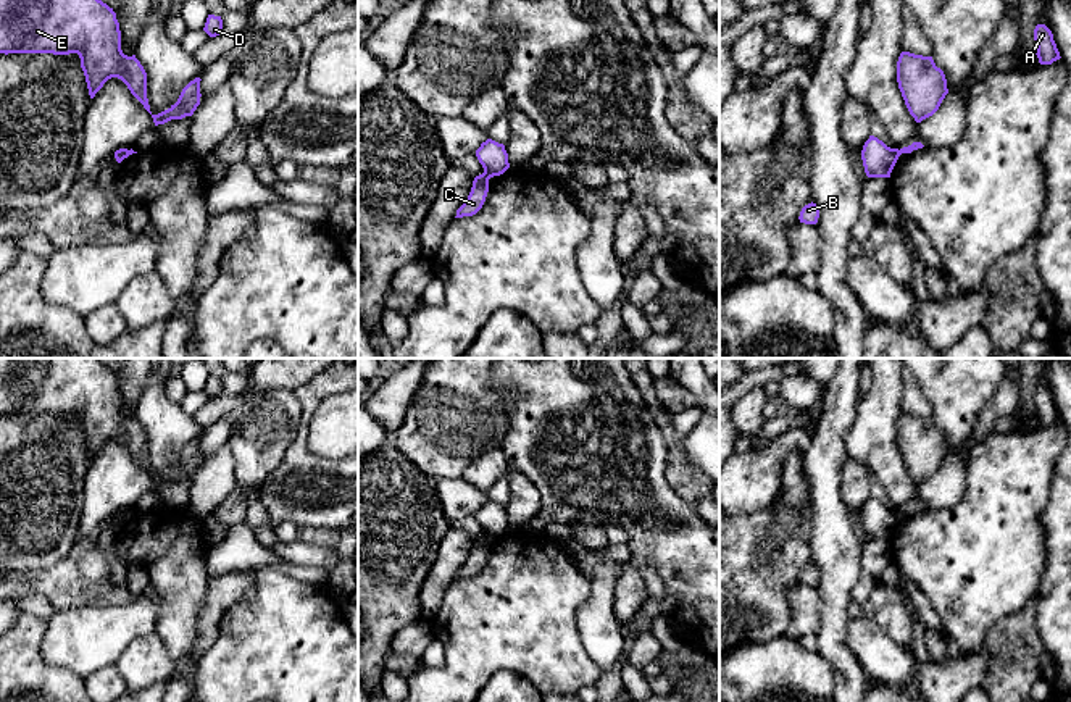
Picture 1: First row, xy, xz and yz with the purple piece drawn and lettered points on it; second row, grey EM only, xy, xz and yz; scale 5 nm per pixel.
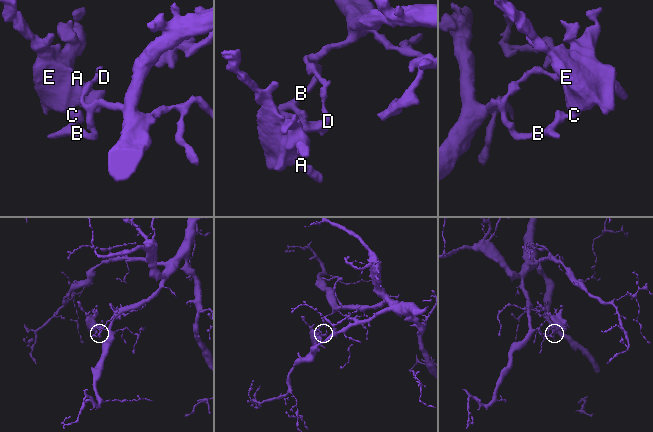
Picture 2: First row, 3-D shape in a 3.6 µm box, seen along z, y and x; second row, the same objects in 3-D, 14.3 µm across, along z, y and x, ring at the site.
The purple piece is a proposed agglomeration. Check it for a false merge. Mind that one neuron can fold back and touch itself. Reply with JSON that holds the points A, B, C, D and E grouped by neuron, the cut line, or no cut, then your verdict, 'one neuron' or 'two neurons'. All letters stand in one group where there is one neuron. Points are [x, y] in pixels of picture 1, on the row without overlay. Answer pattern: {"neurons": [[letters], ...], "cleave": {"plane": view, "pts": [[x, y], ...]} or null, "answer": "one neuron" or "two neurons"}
{"neurons": [["A", "C", "E"], ["B", "D"]], "cleave": {"plane": "xz", "pts": [[483, 534], [489, 539]]}, "answer": "two neurons"}

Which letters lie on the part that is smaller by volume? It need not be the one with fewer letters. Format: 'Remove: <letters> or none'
Remove: A, C, E

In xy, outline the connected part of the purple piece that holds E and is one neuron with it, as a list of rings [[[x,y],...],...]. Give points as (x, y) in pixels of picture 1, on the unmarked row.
[[[0,358],[0,415],[77,415],[90,460],[111,441],[121,441],[131,455],[152,476],[155,487],[192,478],[200,466],[200,439],[190,442],[177,463],[153,476],[147,460],[147,434],[135,416],[121,412],[116,374],[97,358]]]

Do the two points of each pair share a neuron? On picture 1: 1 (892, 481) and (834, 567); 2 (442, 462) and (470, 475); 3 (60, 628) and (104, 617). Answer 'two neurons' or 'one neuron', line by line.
1: two neurons
2: two neurons
3: one neuron

